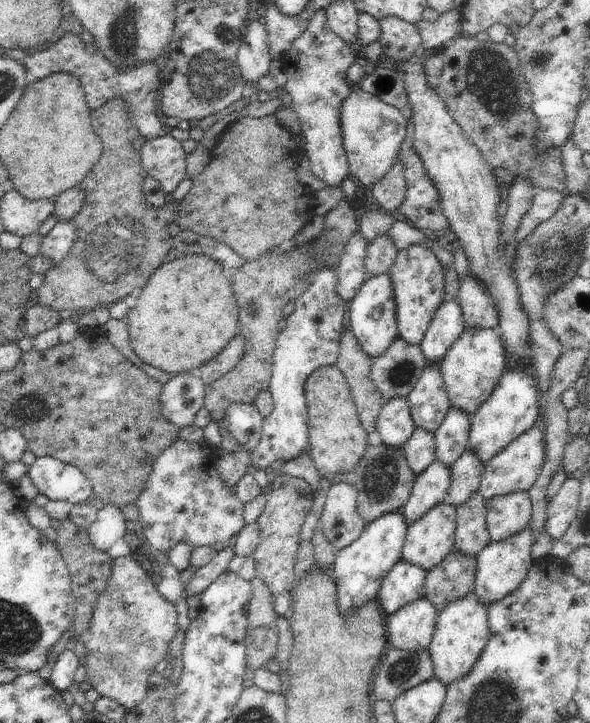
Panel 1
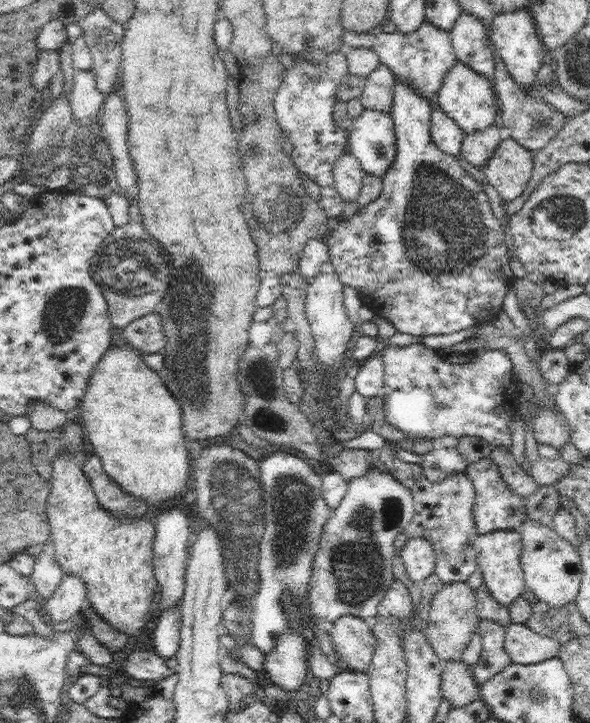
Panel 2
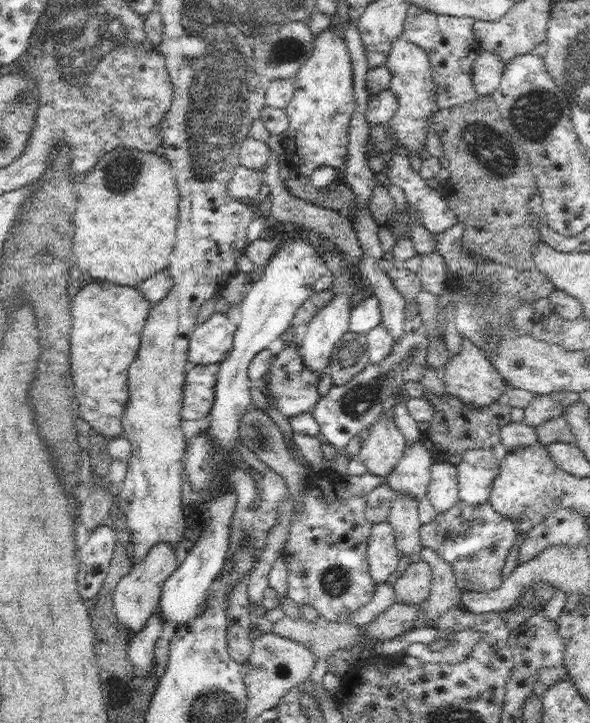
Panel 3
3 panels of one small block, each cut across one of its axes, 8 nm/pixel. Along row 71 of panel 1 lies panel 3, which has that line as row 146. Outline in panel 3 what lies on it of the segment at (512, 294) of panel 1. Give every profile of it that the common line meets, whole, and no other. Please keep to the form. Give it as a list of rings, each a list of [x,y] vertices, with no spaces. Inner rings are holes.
[[[403,32],[392,43],[385,66],[391,73],[389,90],[395,94],[398,102],[395,116],[392,116],[386,126],[393,131],[393,136],[405,153],[424,155],[427,118],[432,116],[433,104],[437,103],[437,91],[428,53],[421,46],[410,41],[408,35]]]

